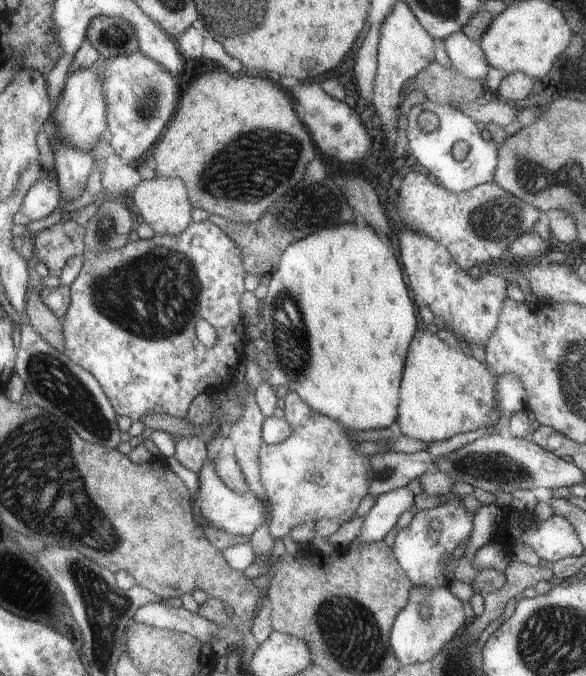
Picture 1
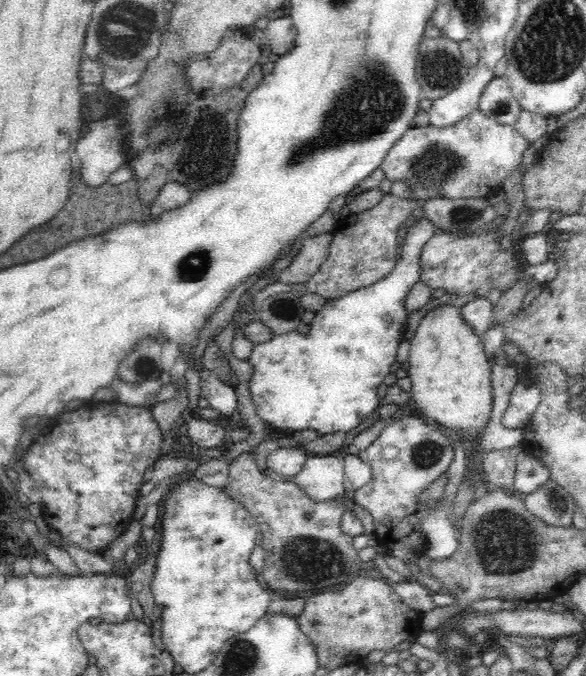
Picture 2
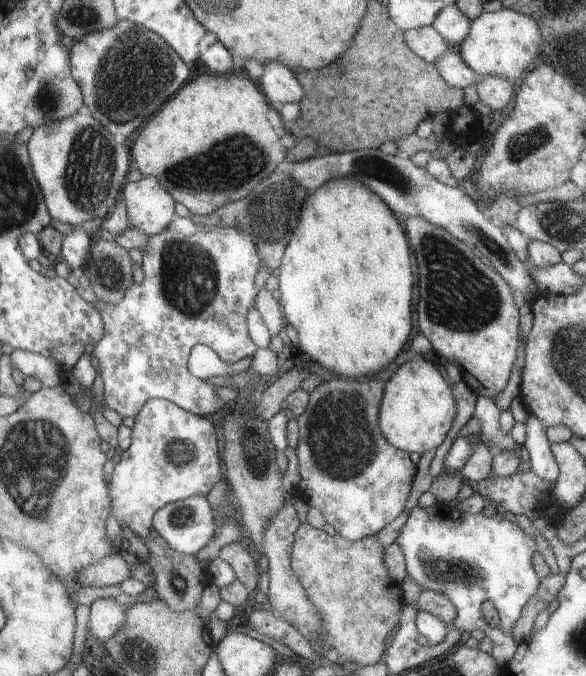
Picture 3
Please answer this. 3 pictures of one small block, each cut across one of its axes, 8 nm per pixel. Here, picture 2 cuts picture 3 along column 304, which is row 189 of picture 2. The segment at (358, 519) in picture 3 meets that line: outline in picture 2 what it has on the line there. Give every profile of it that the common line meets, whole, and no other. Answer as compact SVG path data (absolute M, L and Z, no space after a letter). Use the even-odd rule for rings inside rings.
M480 109L460 122L444 128L428 125L408 128L384 156L381 169L391 183L403 180L409 184L412 198L487 198L500 188L504 178L521 164L528 142L513 126L500 124Z

